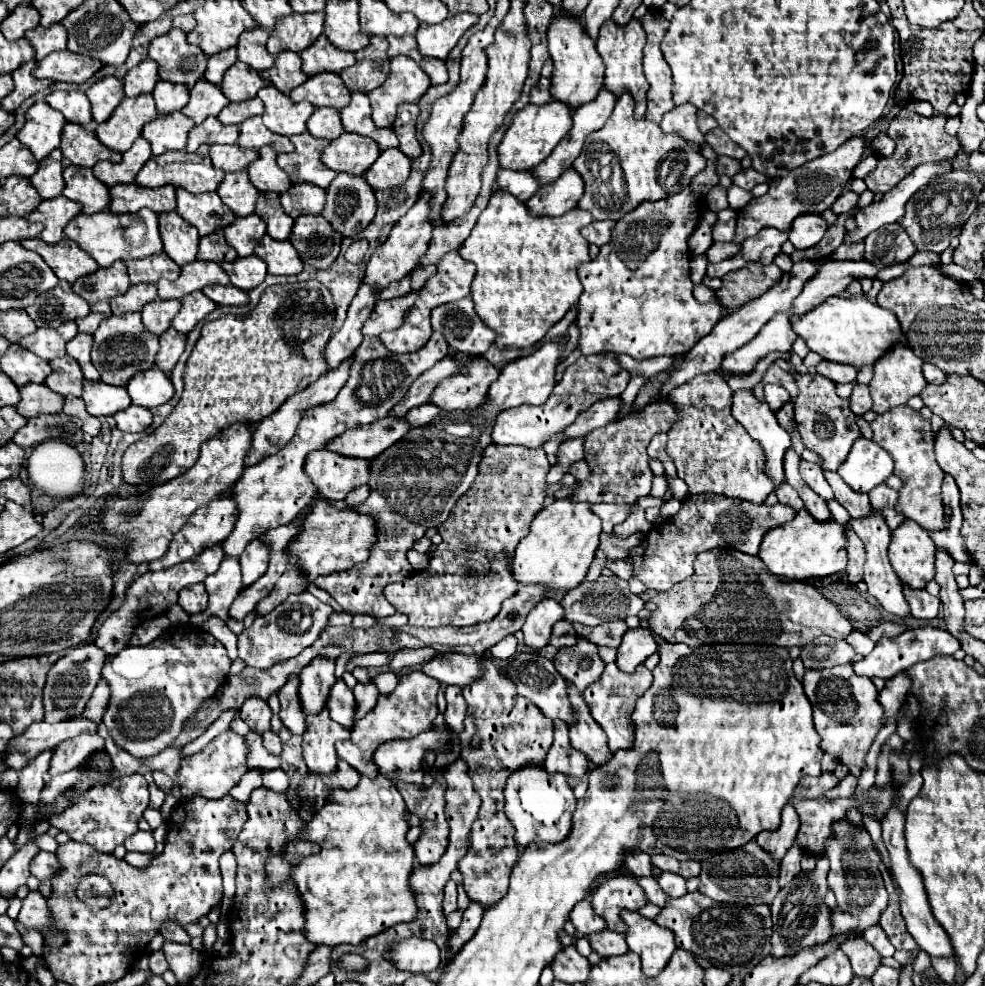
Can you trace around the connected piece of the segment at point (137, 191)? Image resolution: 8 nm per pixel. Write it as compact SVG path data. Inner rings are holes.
M135 183L129 185L115 185L109 189L111 203L109 211L113 213L135 213L143 207L155 211L157 215L175 211L175 187L161 187L161 189L145 189Z

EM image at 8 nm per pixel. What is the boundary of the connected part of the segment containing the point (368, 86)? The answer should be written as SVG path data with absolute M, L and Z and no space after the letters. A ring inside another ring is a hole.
M371 37L371 43L355 53L357 63L349 69L343 69L339 77L343 79L349 91L369 93L383 85L389 71L389 57L387 57L387 39Z

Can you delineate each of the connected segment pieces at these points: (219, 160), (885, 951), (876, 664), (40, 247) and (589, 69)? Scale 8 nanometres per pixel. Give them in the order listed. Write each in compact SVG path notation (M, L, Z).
M211 145L211 161L225 173L243 171L255 159L259 159L257 151L243 151L237 145Z
M879 925L865 929L865 931L863 931L863 937L865 937L865 941L867 941L869 945L875 947L875 951L879 951L879 955L891 957L891 955L895 953L895 947L889 943L887 935L883 933L883 929L881 929Z
M919 627L919 629L907 629L903 635L899 637L887 637L887 639L879 639L875 649L863 657L861 661L853 663L853 669L857 675L865 675L865 677L883 677L883 679L891 679L893 675L909 669L911 665L919 663L919 661L927 661L933 655L953 655L959 649L959 641L943 631L943 629L935 629L935 627Z
M63 237L55 245L49 245L41 239L25 239L25 241L19 241L19 245L39 253L43 257L43 261L53 269L53 273L59 279L69 281L69 283L73 283L75 279L79 279L83 275L95 273L99 269L95 259L91 259L87 253L79 251L79 245L71 243L71 239L67 239L67 237Z
M559 13L553 17L549 29L549 55L553 59L555 71L553 71L553 99L569 103L569 107L579 107L581 103L587 103L595 99L597 91L603 87L605 79L605 65L601 55L597 53L595 41L589 37L589 33L583 27L583 21L577 15Z

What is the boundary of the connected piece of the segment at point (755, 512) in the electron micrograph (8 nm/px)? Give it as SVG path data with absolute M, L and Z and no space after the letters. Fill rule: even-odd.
M715 493L689 495L683 501L681 511L675 517L653 525L651 533L641 539L641 545L629 551L627 559L631 561L637 579L641 579L649 589L665 591L693 575L693 559L705 549L735 547L747 555L757 555L765 533L789 523L795 513L797 511L791 505L783 503L769 507L767 503L747 503Z

